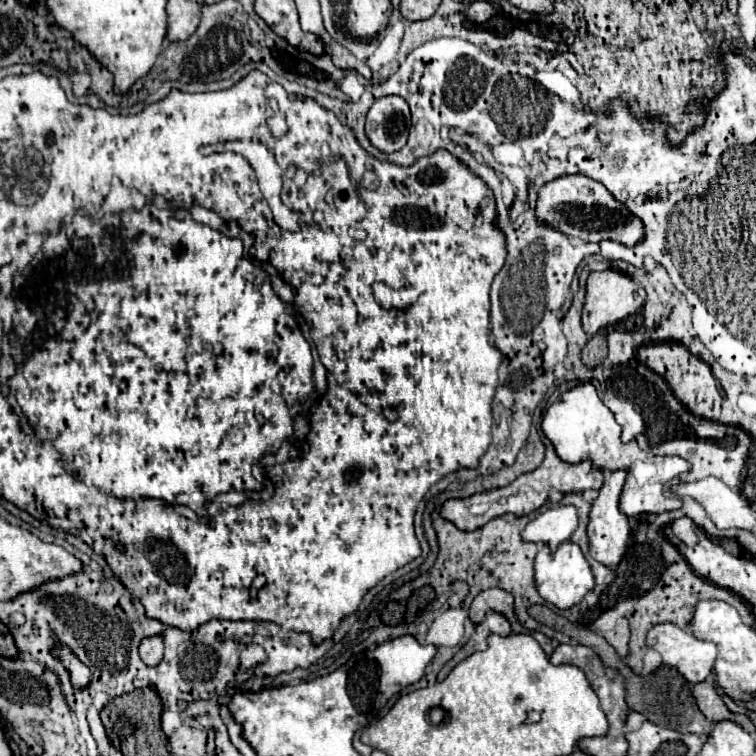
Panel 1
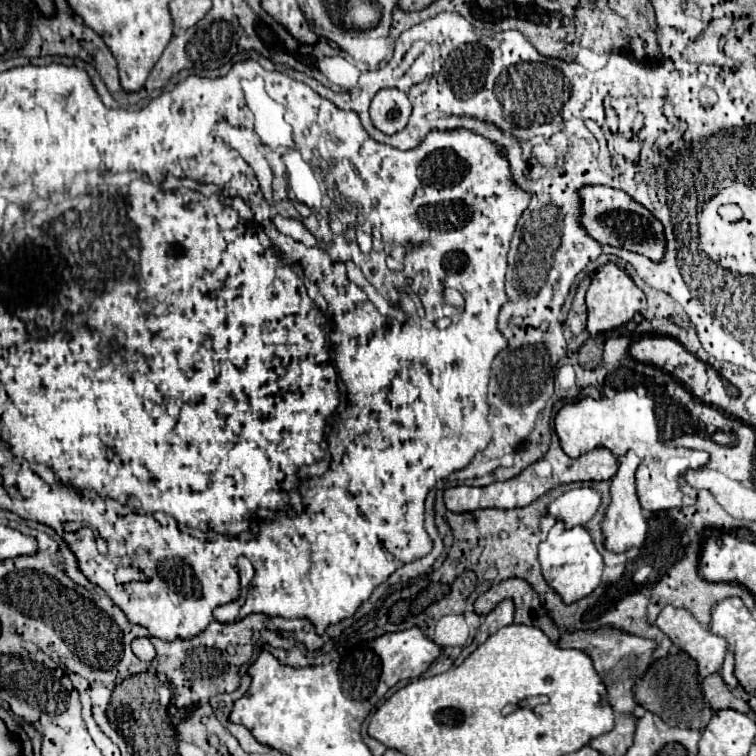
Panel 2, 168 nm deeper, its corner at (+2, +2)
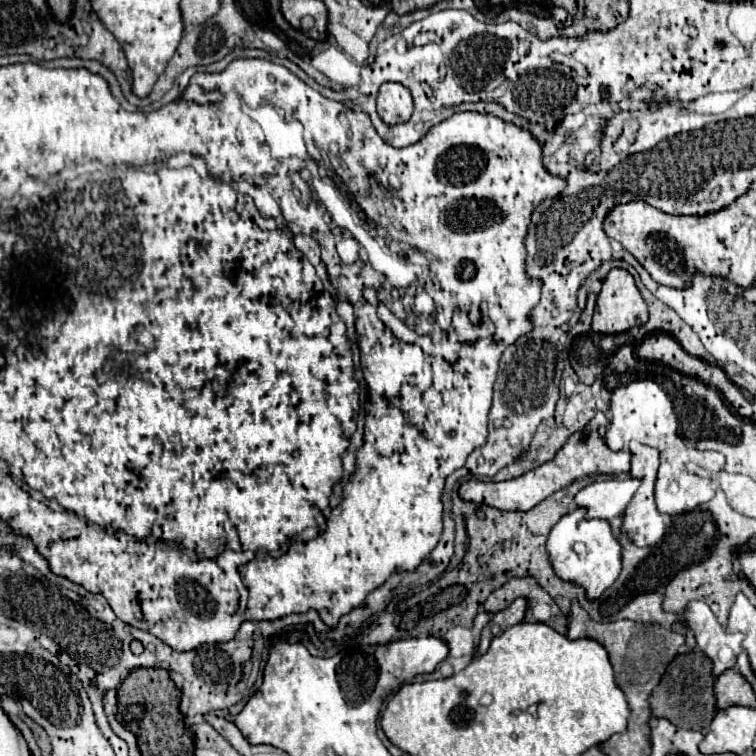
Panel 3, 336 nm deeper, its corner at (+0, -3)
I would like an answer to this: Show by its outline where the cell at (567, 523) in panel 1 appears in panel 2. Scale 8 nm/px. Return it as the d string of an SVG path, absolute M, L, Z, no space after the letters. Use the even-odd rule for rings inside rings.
M578 487L562 493L548 507L548 515L566 523L566 527L586 525L598 511L602 497L592 487Z

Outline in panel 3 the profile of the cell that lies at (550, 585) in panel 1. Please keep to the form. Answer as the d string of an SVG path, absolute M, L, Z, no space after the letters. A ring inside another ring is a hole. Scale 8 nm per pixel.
M576 508L574 512L560 518L560 522L548 534L546 550L550 554L550 564L558 578L582 586L588 600L596 600L606 588L618 578L620 564L620 544L610 532L606 520L586 520L586 510Z

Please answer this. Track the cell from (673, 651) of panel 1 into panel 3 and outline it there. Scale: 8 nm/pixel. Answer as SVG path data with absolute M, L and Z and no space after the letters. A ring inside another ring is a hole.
M704 602L688 604L688 608L680 614L680 620L692 628L698 648L712 660L714 676L734 668L736 656L742 652L742 634L728 634Z

